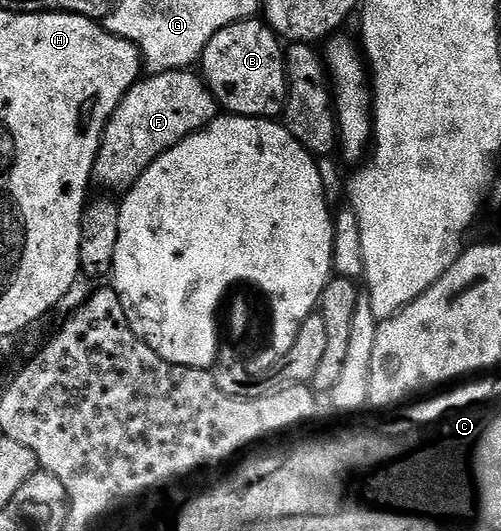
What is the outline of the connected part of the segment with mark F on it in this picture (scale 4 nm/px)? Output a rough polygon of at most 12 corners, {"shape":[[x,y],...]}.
{"shape":[[196,72],[127,91],[93,164],[124,194],[147,167],[218,116]]}

